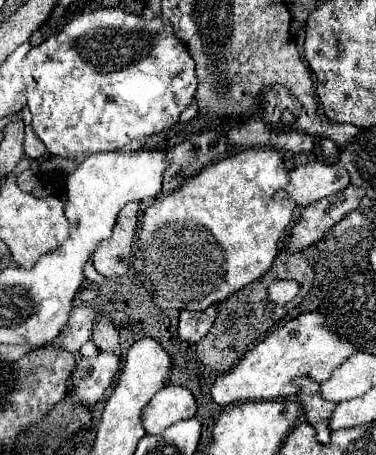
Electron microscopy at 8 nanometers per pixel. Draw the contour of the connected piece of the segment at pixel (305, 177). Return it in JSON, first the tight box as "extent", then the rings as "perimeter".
{"extent":[281,162,349,206],"perimeter":[[[309,162],[289,172],[289,184],[281,190],[283,198],[293,200],[297,206],[309,206],[337,190],[349,186],[349,174],[345,168],[335,168],[321,162]]]}

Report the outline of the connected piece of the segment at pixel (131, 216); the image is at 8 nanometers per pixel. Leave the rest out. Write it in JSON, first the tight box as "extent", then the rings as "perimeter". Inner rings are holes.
{"extent":[93,202,139,276],"perimeter":[[[139,202],[127,204],[113,228],[113,234],[101,242],[101,246],[93,254],[93,266],[103,276],[123,276],[131,268],[133,256],[133,238],[137,230],[137,212]]]}

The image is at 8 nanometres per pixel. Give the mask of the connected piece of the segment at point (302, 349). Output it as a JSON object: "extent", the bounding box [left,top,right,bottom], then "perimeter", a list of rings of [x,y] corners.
{"extent":[211,312,353,406],"perimeter":[[[305,312],[271,332],[263,342],[249,350],[233,370],[219,376],[211,388],[211,396],[221,406],[245,400],[277,400],[293,396],[299,392],[293,378],[309,376],[321,384],[349,356],[353,356],[353,342],[333,332],[321,312]]]}

